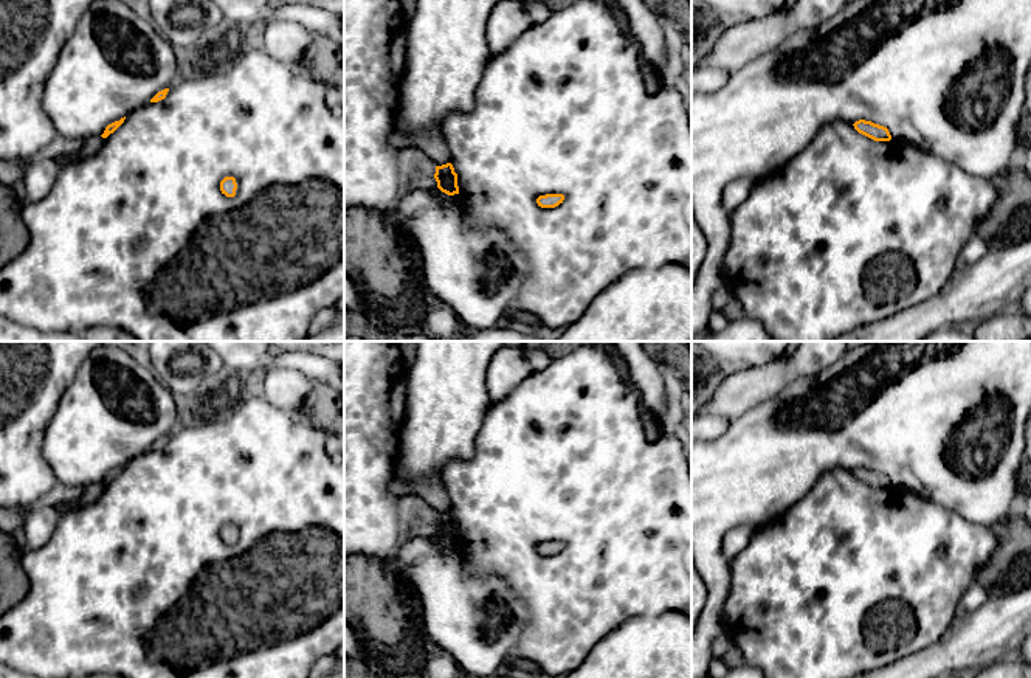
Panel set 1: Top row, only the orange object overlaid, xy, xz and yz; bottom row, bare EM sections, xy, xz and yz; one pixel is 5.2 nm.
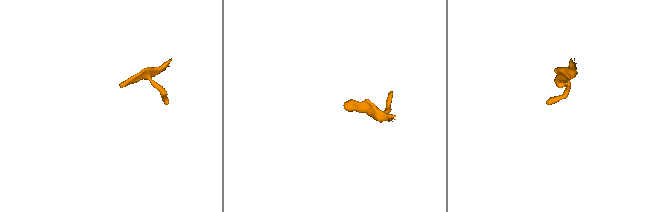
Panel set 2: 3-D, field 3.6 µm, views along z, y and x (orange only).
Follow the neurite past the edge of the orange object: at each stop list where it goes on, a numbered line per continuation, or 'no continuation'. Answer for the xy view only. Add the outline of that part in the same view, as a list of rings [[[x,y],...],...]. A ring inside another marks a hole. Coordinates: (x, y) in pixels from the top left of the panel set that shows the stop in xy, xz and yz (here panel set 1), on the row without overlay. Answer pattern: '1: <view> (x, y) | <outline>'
no continuation

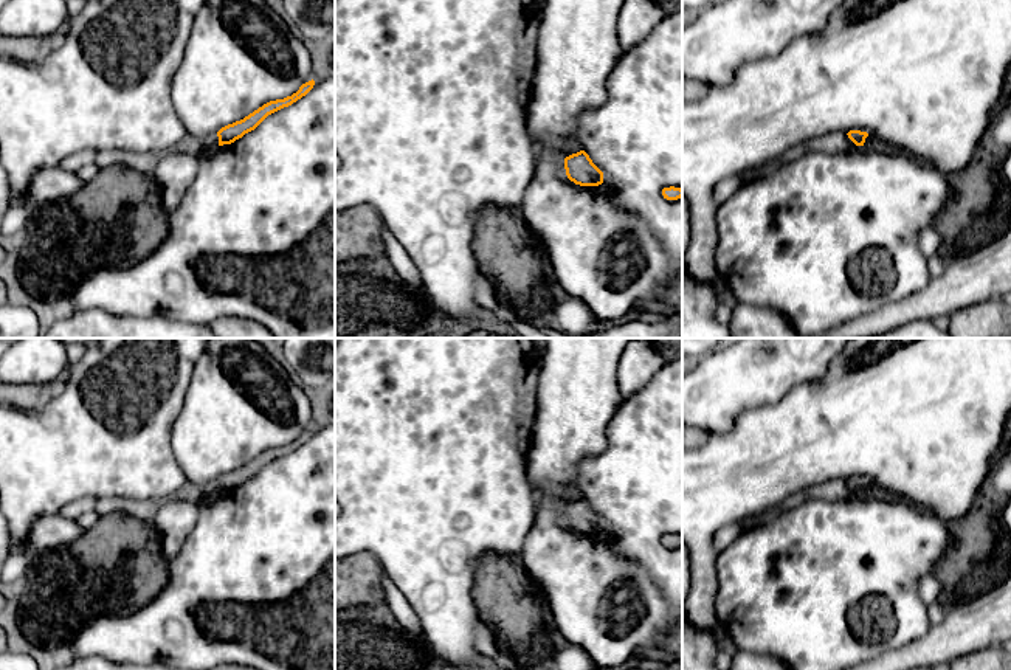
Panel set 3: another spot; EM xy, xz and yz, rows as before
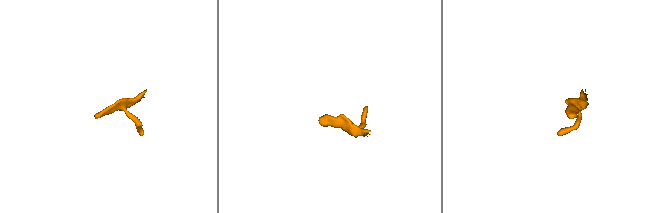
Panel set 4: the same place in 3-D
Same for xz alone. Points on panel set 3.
no continuation

